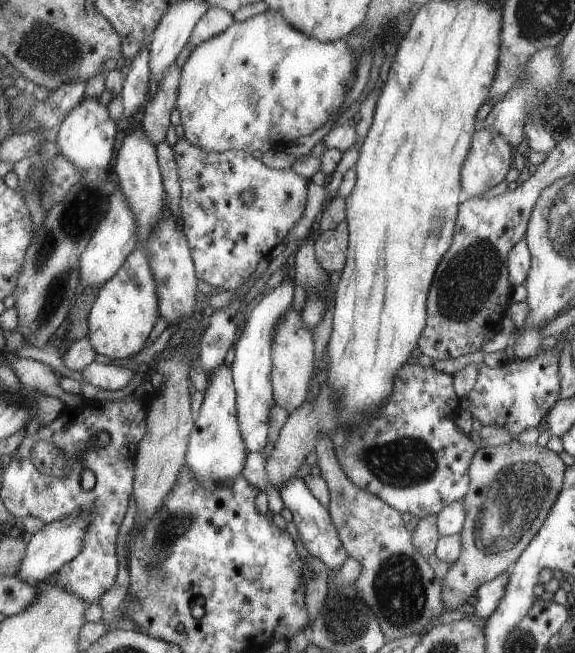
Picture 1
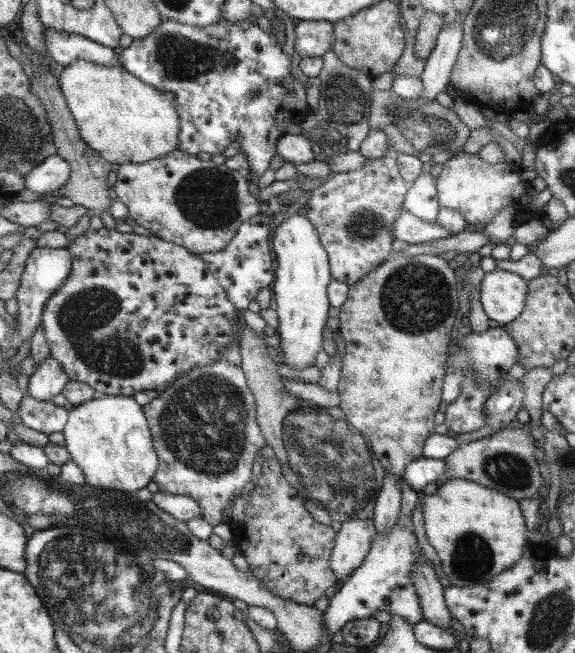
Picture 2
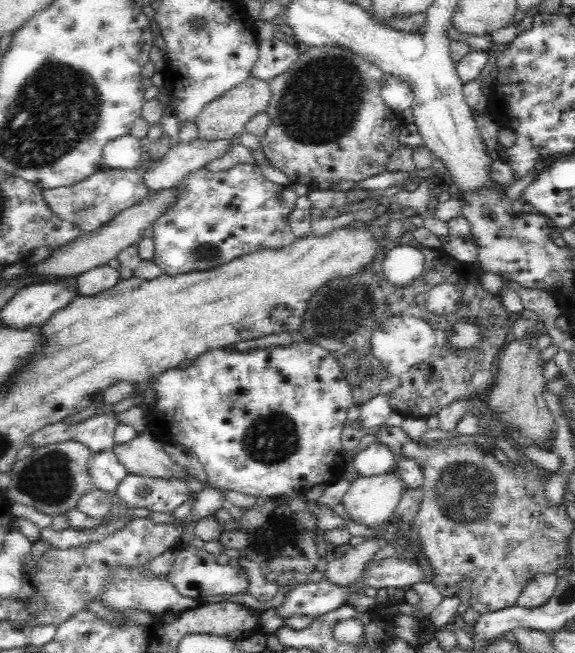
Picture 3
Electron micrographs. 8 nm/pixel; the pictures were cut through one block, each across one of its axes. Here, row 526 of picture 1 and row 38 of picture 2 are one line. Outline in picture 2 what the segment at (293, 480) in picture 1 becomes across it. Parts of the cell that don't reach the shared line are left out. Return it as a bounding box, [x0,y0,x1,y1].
[293,21,334,57]

